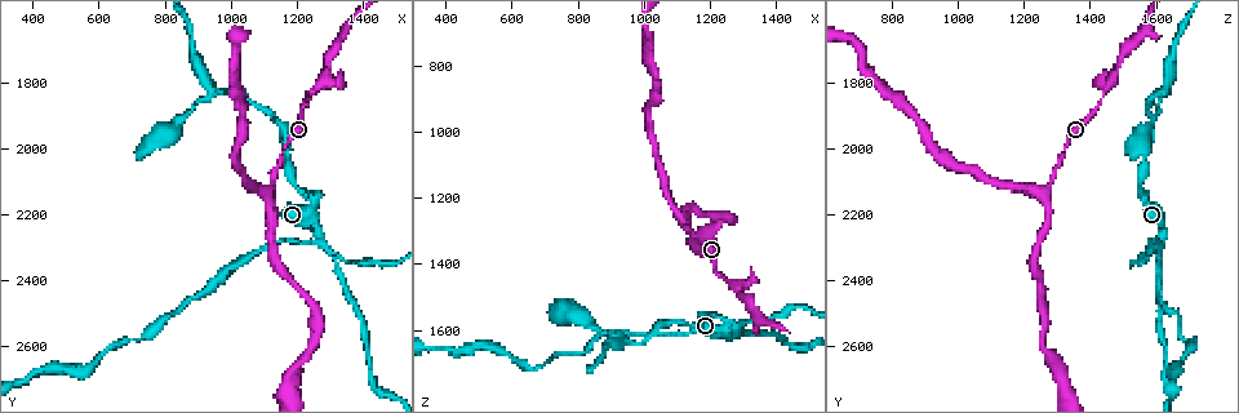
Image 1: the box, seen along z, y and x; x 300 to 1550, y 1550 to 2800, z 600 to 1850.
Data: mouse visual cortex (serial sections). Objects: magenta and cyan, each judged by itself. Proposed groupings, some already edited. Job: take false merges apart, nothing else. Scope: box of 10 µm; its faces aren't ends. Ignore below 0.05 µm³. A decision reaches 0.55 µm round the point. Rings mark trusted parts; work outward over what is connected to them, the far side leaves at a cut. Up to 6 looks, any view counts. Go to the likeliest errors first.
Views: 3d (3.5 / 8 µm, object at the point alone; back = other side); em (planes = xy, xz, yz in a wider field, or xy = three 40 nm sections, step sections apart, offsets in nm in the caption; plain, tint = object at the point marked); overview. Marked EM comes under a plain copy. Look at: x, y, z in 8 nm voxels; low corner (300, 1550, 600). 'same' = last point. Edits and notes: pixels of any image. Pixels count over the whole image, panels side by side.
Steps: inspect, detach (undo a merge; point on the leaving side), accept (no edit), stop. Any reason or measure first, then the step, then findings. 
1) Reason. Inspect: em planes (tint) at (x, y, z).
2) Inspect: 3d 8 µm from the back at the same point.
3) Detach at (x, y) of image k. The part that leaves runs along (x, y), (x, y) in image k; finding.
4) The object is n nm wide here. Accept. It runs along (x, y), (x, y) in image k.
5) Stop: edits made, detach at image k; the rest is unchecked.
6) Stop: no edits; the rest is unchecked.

Arms part here. Inspect: 3d 3.5 µm at (970, 1830, 1640).

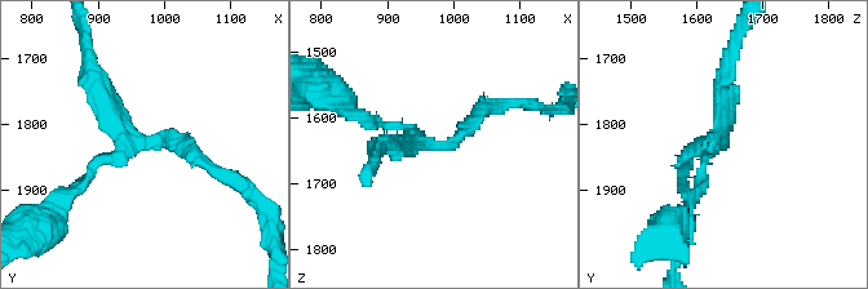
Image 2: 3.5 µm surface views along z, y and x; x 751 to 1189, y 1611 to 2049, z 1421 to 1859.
Shape alone is not enough. Inspect: em planes (tint) at (970, 1835, 1645).

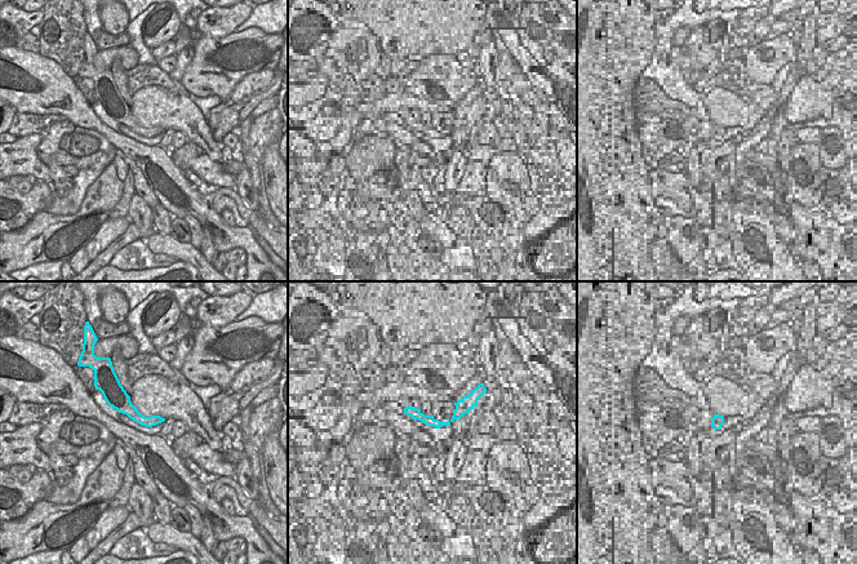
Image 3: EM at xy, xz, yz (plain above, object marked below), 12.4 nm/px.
Cut it another way. Inspect: em xy step 3 (tint) at the same point.

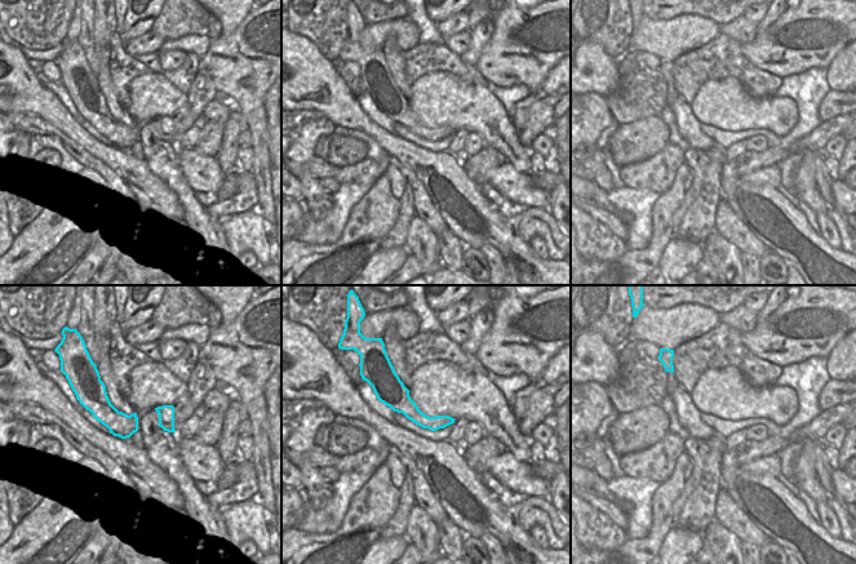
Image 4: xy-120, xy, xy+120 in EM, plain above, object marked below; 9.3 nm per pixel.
3 arms meet here; the arms are 100, 200, 250 nm wide. Accept. It runs along (382, 396), (395, 396), (424, 421), (448, 421) in image 4; continuous, no second cell.

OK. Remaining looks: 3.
Three arms meet. Inspect: 3d 3.5 µm at (1110, 2120, 1270).

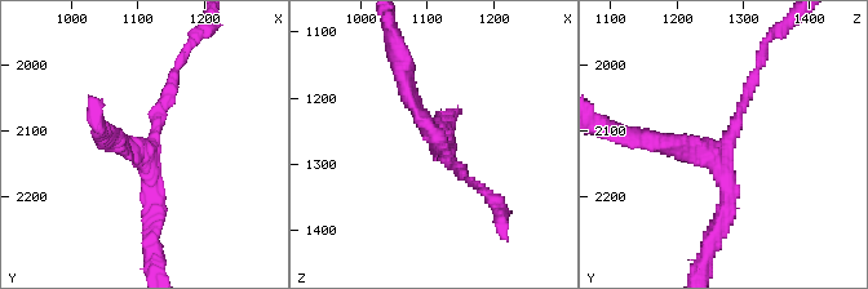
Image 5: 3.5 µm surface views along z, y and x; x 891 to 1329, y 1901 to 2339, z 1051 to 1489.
3 arms meet here; the arms are 150, 200, 250 nm wide. Inspect: em xy step 5 (tint) at (1115, 2130, 1265).

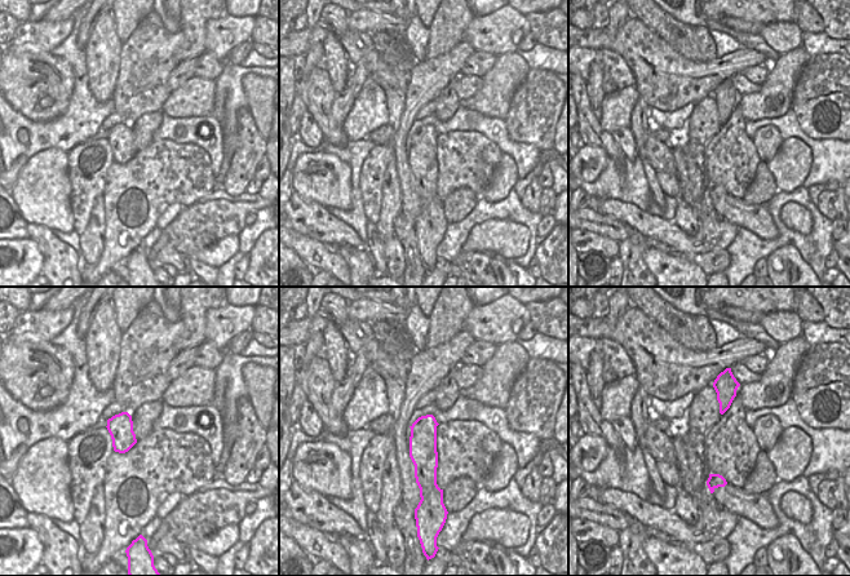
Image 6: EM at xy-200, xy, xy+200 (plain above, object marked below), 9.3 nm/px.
Accept. It runs along (754, 79), (718, 150), (727, 213), (714, 234) in image 5; continuous, no second cell.

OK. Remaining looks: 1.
Stop: no edits; the rest is unchecked.

